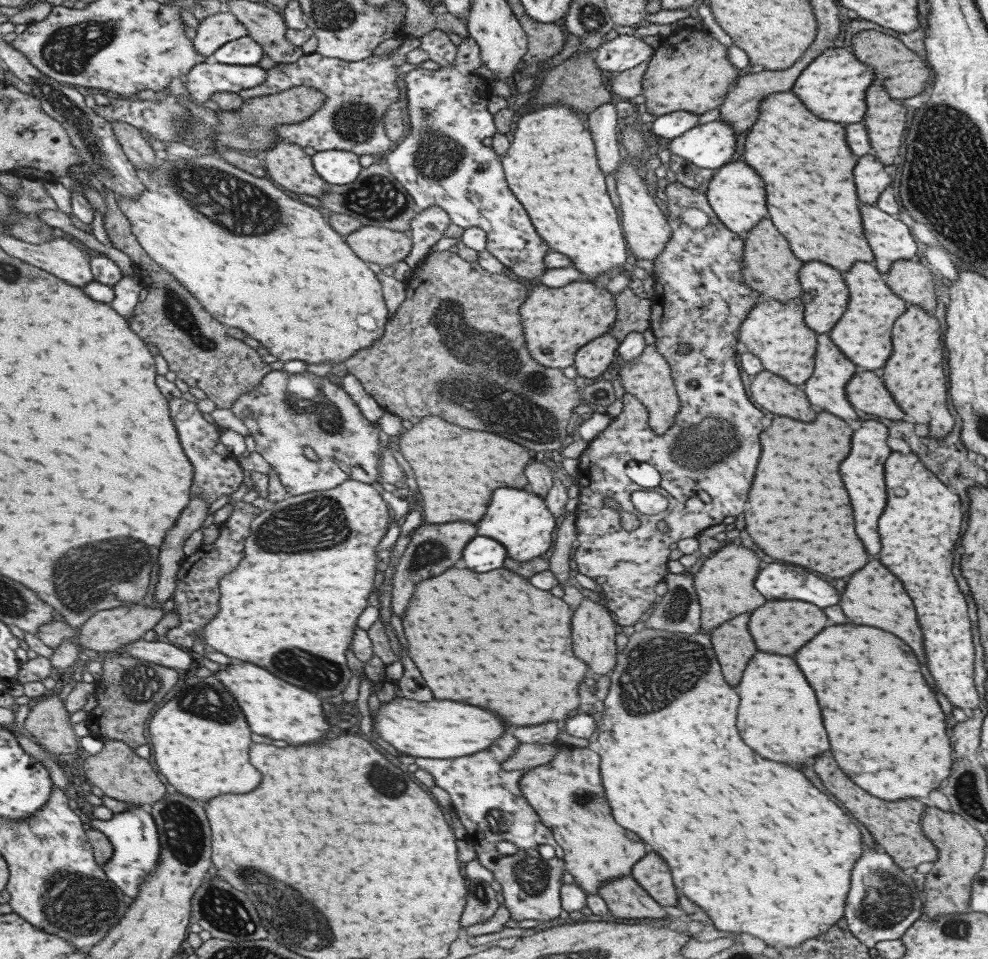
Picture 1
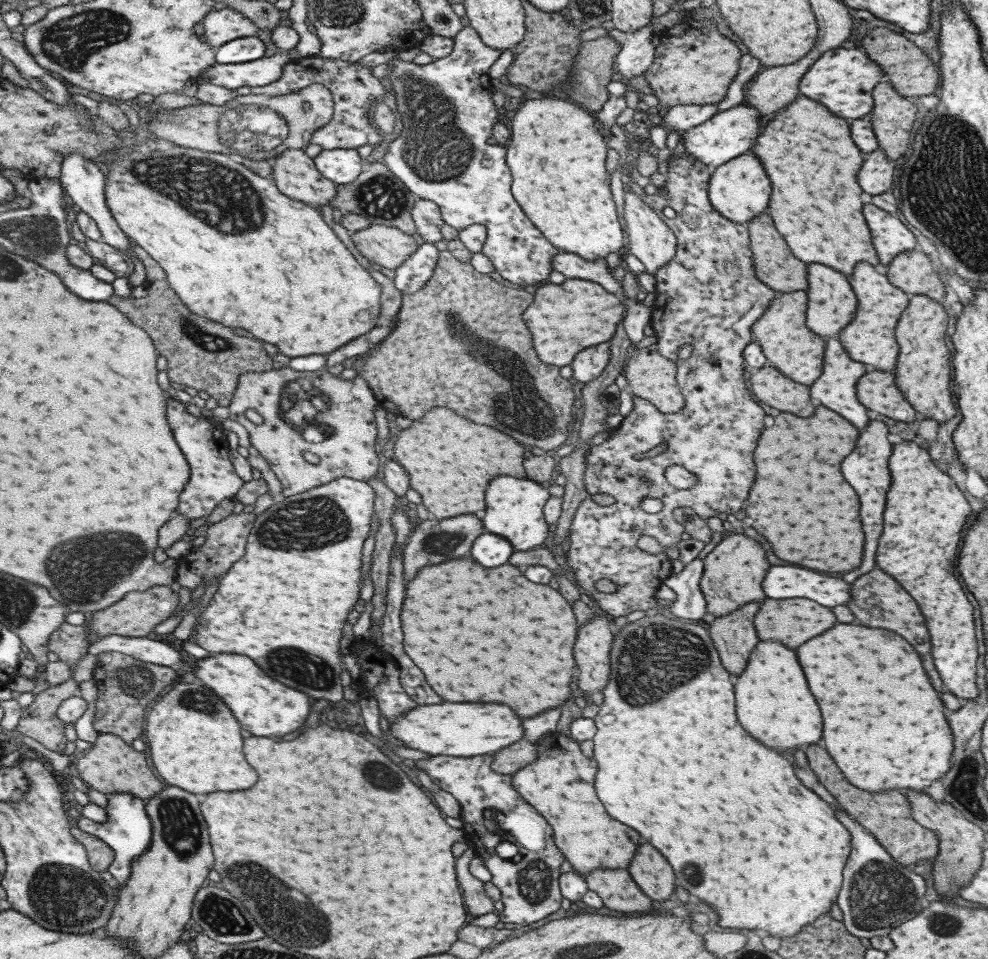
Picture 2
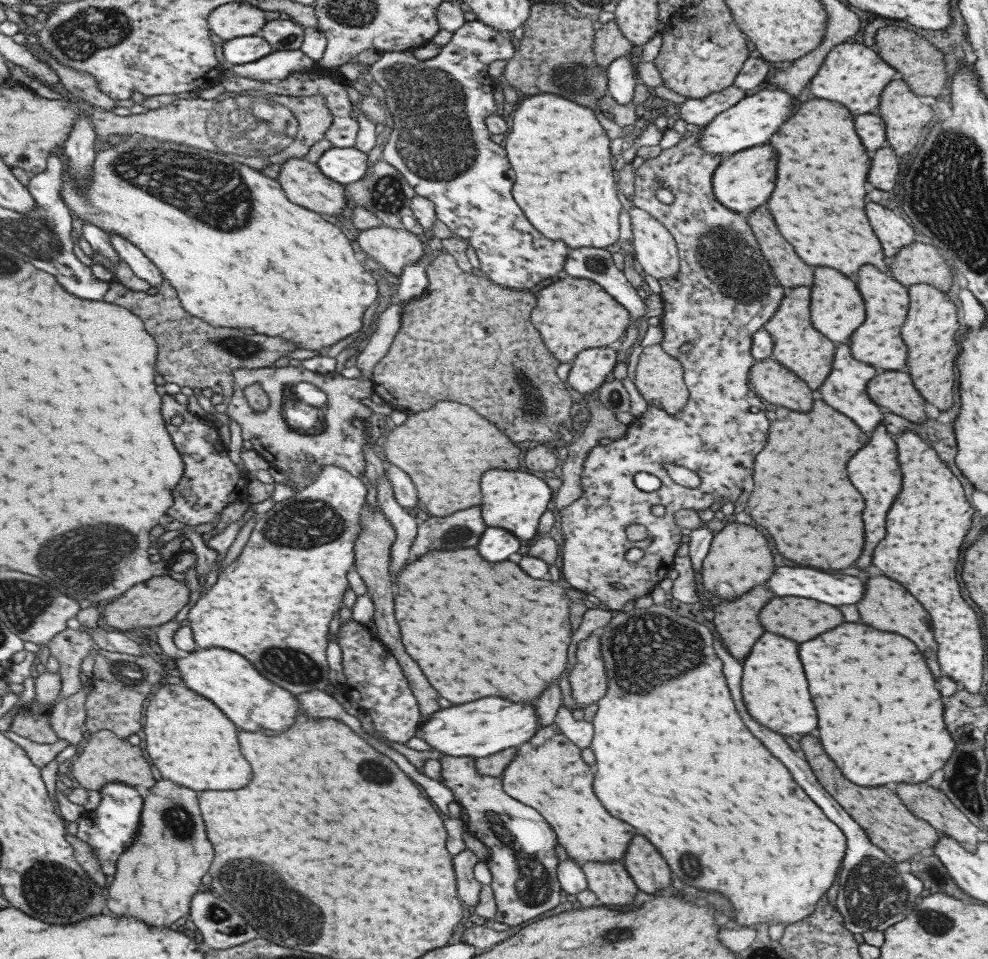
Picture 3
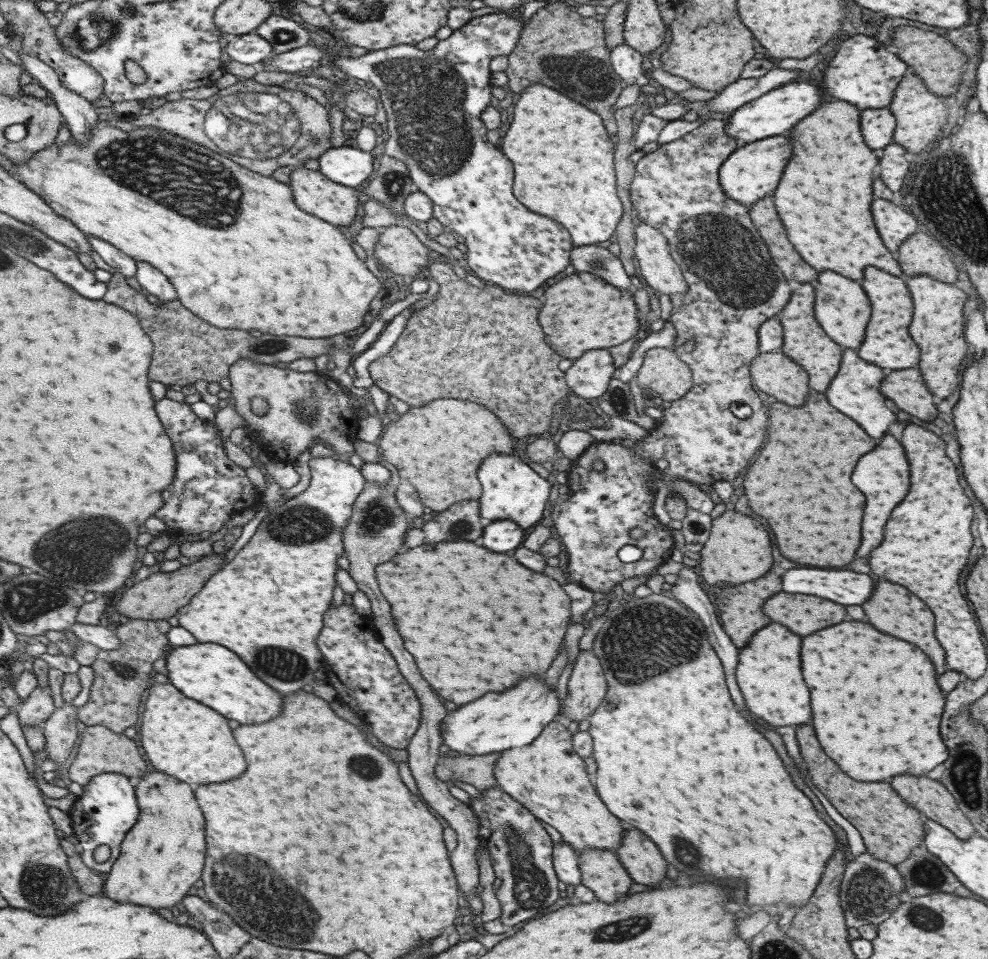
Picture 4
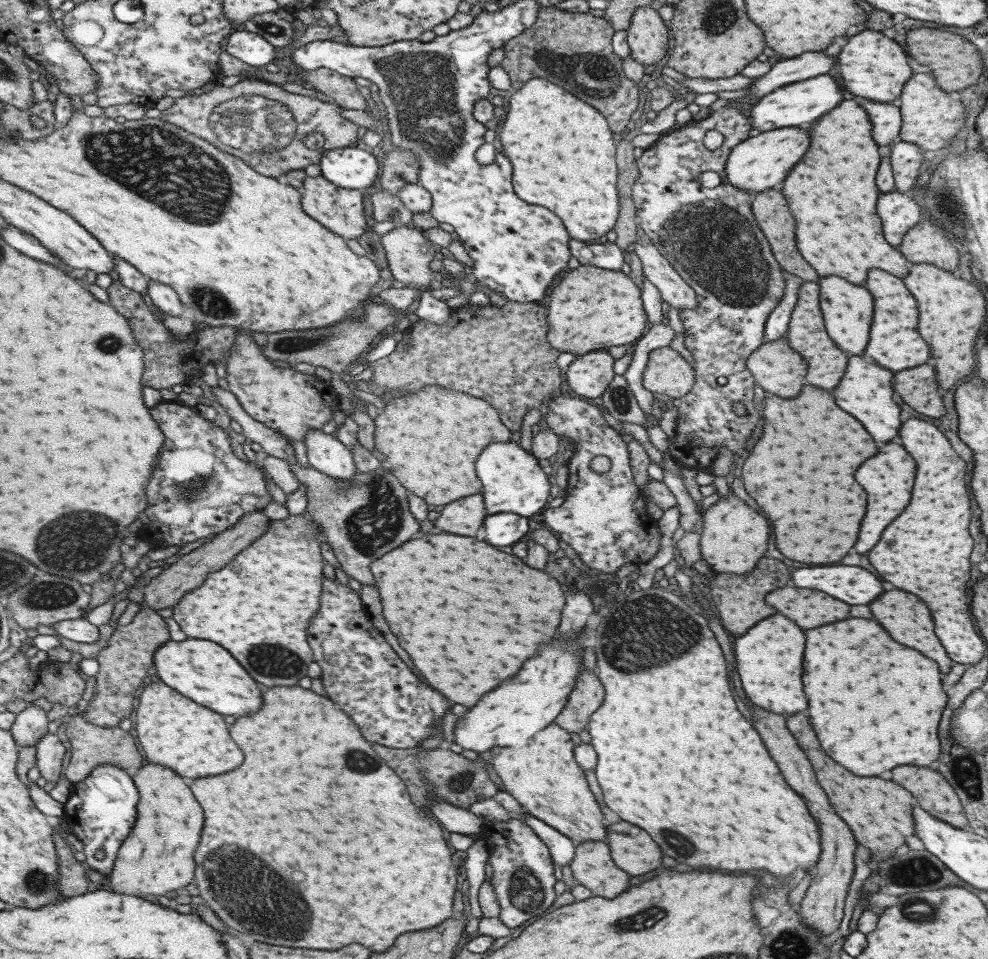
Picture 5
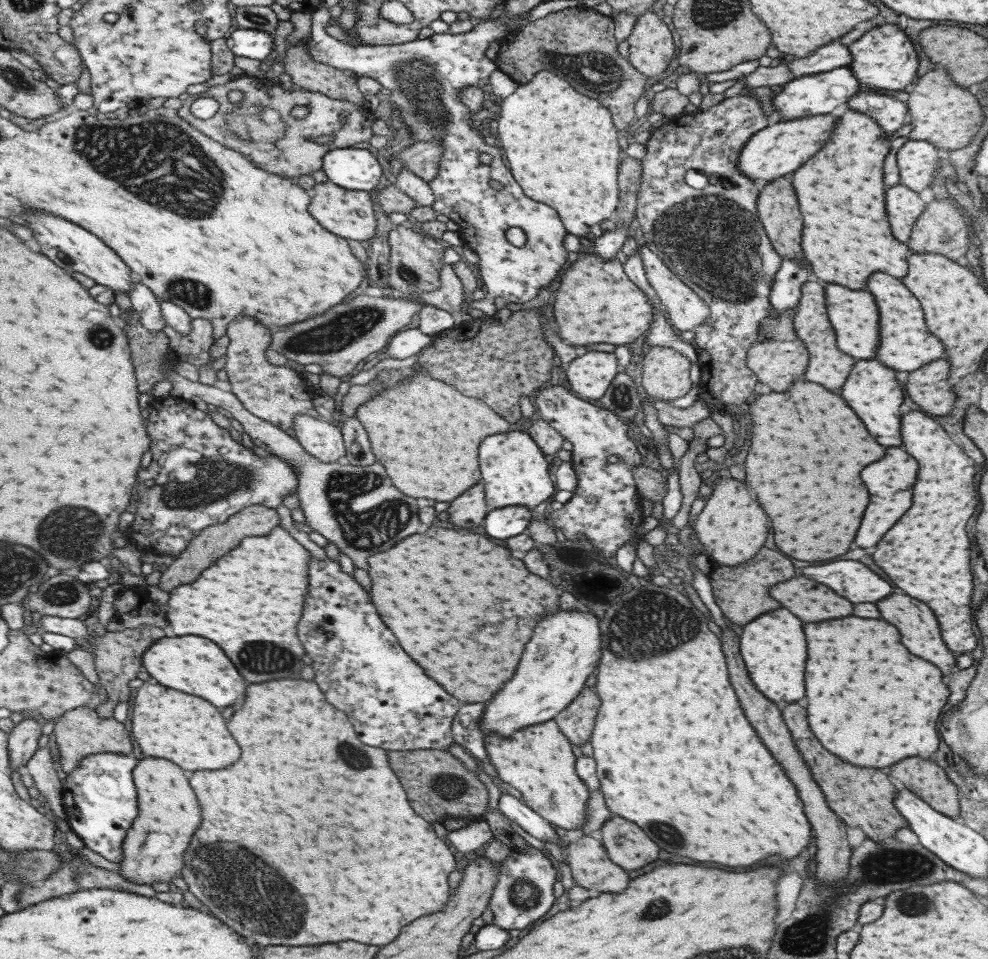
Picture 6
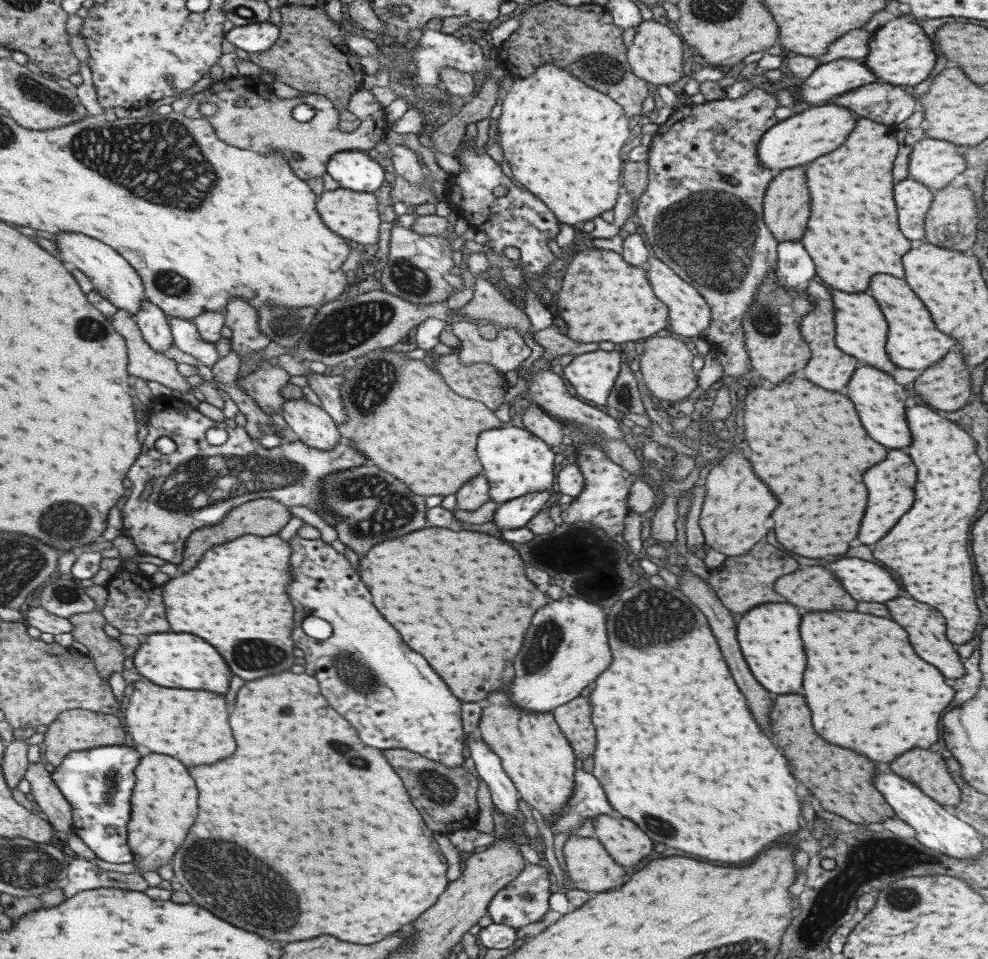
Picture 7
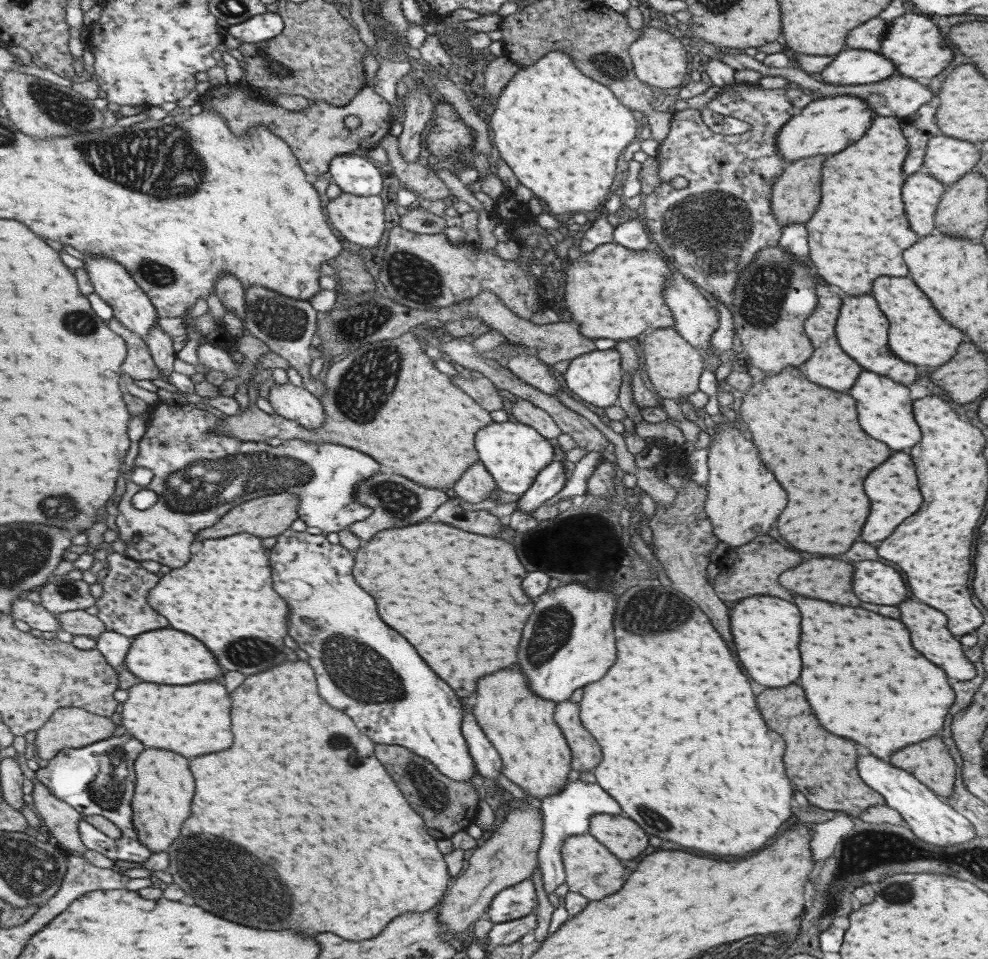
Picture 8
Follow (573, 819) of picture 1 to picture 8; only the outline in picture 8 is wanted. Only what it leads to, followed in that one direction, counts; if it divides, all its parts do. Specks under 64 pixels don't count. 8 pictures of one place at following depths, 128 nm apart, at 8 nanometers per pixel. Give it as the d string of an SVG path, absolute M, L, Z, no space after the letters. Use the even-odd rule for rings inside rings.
M517 666L477 680L475 704L471 710L475 722L499 755L500 773L535 803L561 792L571 772L569 747L553 718L555 705L527 690L525 678Z

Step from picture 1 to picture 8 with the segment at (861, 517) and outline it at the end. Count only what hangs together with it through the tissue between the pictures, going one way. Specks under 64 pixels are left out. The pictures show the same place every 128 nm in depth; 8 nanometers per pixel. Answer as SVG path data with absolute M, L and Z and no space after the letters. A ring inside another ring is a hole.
M903 452L891 454L883 464L879 464L875 470L871 470L863 480L863 490L865 490L865 496L869 498L869 516L867 516L867 520L861 528L859 538L867 544L887 538L893 532L893 528L901 520L911 516L921 504L913 464L911 464L909 456L903 454Z

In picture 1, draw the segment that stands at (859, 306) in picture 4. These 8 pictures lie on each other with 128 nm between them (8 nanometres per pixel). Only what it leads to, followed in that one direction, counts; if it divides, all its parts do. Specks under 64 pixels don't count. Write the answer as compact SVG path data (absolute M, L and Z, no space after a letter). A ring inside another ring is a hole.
M809 260L801 266L799 270L799 286L801 286L800 300L803 300L804 308L803 319L807 328L815 330L817 334L827 332L843 314L845 304L847 304L847 288L841 280L841 274L833 270L827 264L821 264L817 260Z

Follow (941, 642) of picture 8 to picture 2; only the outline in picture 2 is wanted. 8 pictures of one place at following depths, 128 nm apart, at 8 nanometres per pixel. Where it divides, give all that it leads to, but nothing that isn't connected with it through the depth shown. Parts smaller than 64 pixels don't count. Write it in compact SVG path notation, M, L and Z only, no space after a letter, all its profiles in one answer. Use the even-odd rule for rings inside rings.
M873 568L871 572L867 574L861 574L853 584L851 584L851 600L847 602L847 608L849 612L855 616L855 620L859 618L859 622L863 626L869 626L869 628L887 628L887 630L893 630L897 632L899 636L903 636L913 648L915 652L919 652L921 656L921 664L923 664L923 670L927 672L927 676L931 678L931 686L935 688L935 692L939 694L943 690L943 684L931 664L931 656L929 656L929 636L927 636L927 630L923 626L923 618L915 606L915 602L911 600L911 596L907 592L903 592L903 588L899 588L899 584L887 576L885 572L881 572L879 568ZM853 606L857 608L863 608L863 614L859 610L853 610Z

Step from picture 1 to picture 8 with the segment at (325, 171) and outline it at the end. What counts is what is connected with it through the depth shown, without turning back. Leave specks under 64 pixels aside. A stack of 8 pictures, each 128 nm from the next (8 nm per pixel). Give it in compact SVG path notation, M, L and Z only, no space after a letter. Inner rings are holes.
M337 155L329 161L331 182L343 193L353 196L375 196L381 192L383 178L366 158L358 155Z

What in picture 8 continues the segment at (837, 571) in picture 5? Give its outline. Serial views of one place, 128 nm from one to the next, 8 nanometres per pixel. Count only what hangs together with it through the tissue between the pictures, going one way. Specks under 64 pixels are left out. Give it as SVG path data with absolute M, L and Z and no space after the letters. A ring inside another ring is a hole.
M871 560L853 562L853 592L861 602L893 606L905 600L907 590L899 574L889 566Z

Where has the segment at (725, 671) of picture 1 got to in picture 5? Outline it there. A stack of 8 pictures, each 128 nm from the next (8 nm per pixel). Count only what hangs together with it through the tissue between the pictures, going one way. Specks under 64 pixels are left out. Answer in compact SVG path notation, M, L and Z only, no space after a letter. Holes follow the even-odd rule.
M761 558L757 562L757 566L753 568L753 572L747 572L743 575L725 575L716 574L710 580L708 587L709 596L711 596L711 604L715 608L715 612L719 614L719 621L722 628L730 633L731 637L741 636L743 632L747 632L748 628L751 628L753 624L757 624L759 620L775 614L773 608L765 606L763 598L767 592L775 590L775 588L781 588L785 586L789 580L789 570L773 560L773 558Z

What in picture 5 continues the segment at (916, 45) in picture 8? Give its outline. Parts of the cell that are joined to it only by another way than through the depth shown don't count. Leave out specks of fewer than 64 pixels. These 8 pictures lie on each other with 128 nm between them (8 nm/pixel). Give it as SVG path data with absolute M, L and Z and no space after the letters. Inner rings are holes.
M863 30L851 36L841 48L841 56L835 56L836 62L831 75L836 76L847 97L863 98L873 102L889 102L900 94L903 85L911 77L912 72L907 64L907 54L901 45L895 44L881 32Z

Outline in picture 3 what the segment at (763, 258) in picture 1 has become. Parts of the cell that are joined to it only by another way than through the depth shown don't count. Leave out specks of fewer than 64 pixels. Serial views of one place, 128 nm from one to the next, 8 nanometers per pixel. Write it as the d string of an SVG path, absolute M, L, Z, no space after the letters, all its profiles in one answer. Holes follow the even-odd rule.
M759 206L747 214L746 220L757 240L759 252L771 268L777 284L783 289L811 286L813 268L803 264L793 254L793 248L779 236L769 210L765 206Z

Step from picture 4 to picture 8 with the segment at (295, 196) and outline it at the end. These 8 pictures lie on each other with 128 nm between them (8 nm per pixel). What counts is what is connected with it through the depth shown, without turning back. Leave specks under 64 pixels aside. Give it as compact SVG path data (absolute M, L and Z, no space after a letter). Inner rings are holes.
M341 193L325 206L326 219L345 240L362 246L377 246L385 223L379 196L353 196Z

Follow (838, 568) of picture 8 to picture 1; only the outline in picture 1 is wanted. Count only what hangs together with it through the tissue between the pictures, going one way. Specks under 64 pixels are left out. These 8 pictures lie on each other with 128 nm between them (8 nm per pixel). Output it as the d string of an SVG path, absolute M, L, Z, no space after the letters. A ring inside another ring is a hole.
M779 600L779 602L765 602L763 606L753 610L749 616L747 630L761 652L791 656L795 650L799 650L807 640L811 640L821 628L825 628L827 618L819 608L813 604L805 604L799 600Z

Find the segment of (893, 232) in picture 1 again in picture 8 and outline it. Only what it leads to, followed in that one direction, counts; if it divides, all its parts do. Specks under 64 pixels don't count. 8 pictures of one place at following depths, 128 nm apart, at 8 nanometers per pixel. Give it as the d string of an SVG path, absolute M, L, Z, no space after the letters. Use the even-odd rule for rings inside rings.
M926 171L909 176L901 188L903 210L909 222L909 228L917 236L925 237L935 230L935 209L946 186Z

